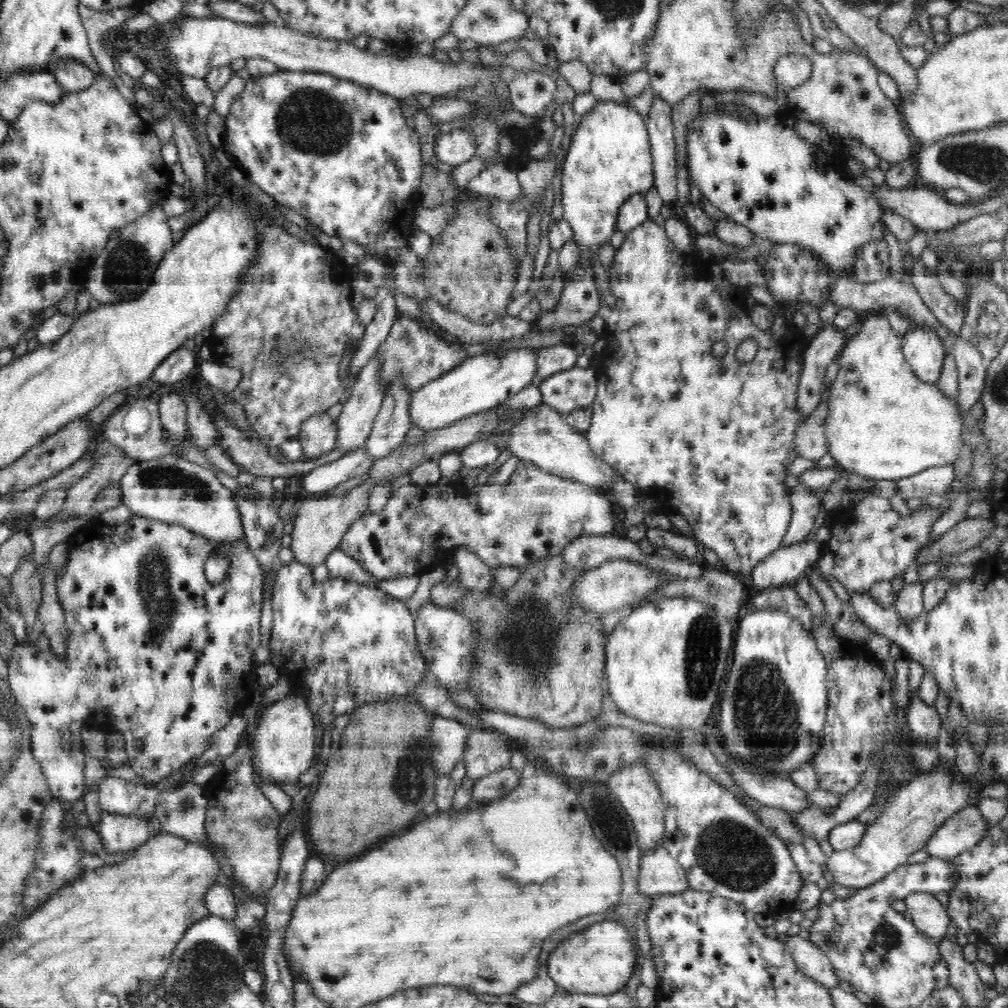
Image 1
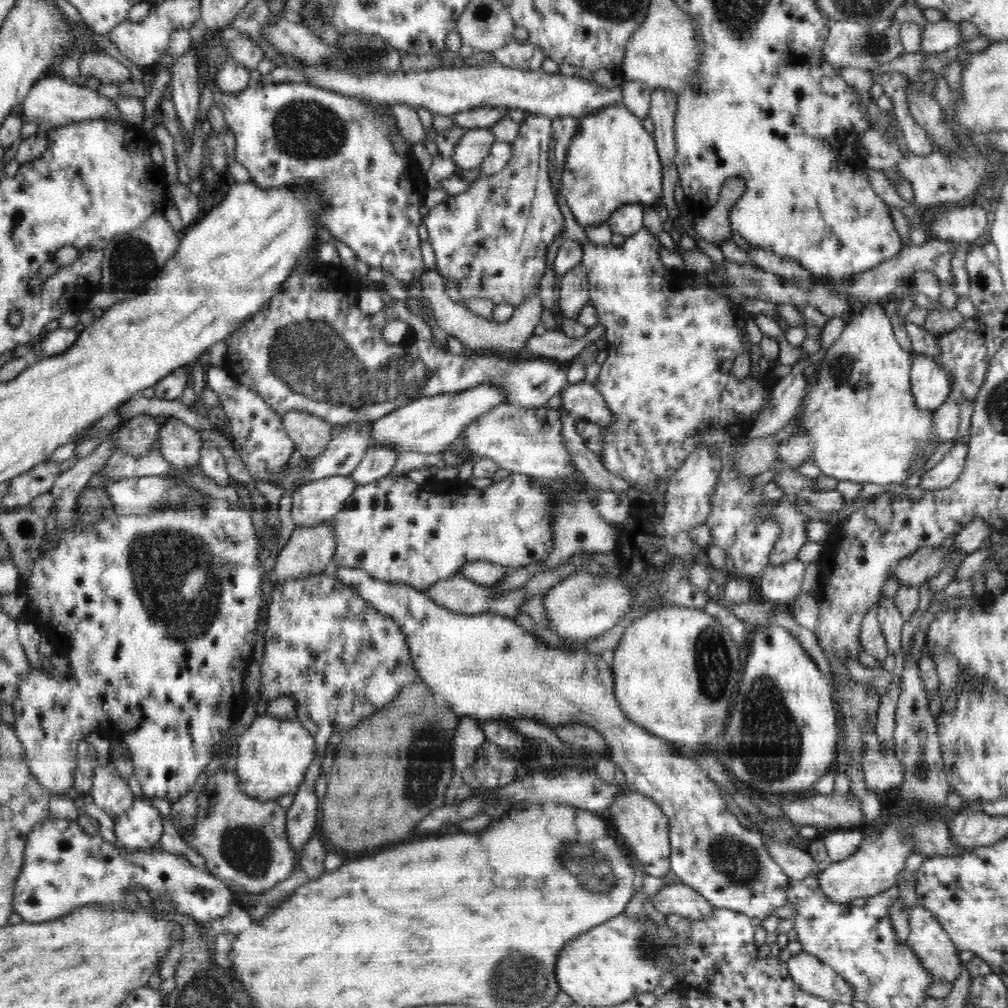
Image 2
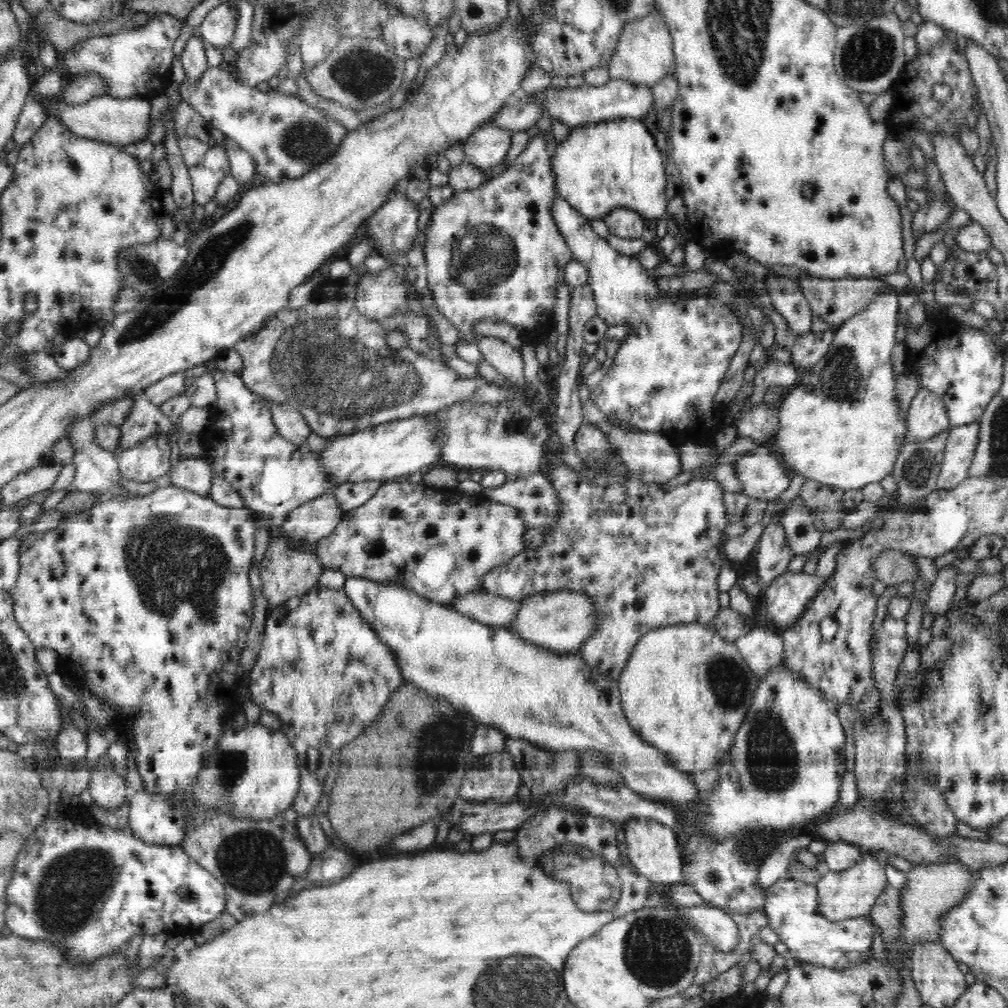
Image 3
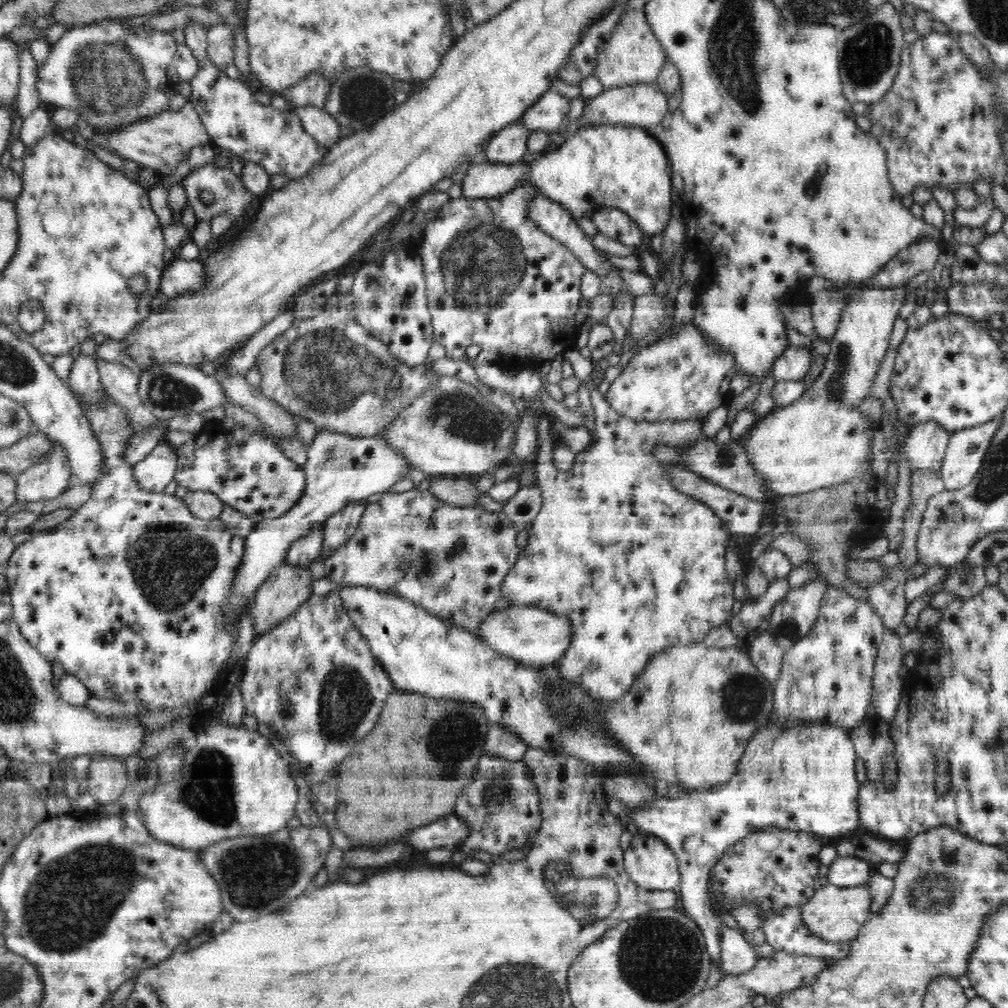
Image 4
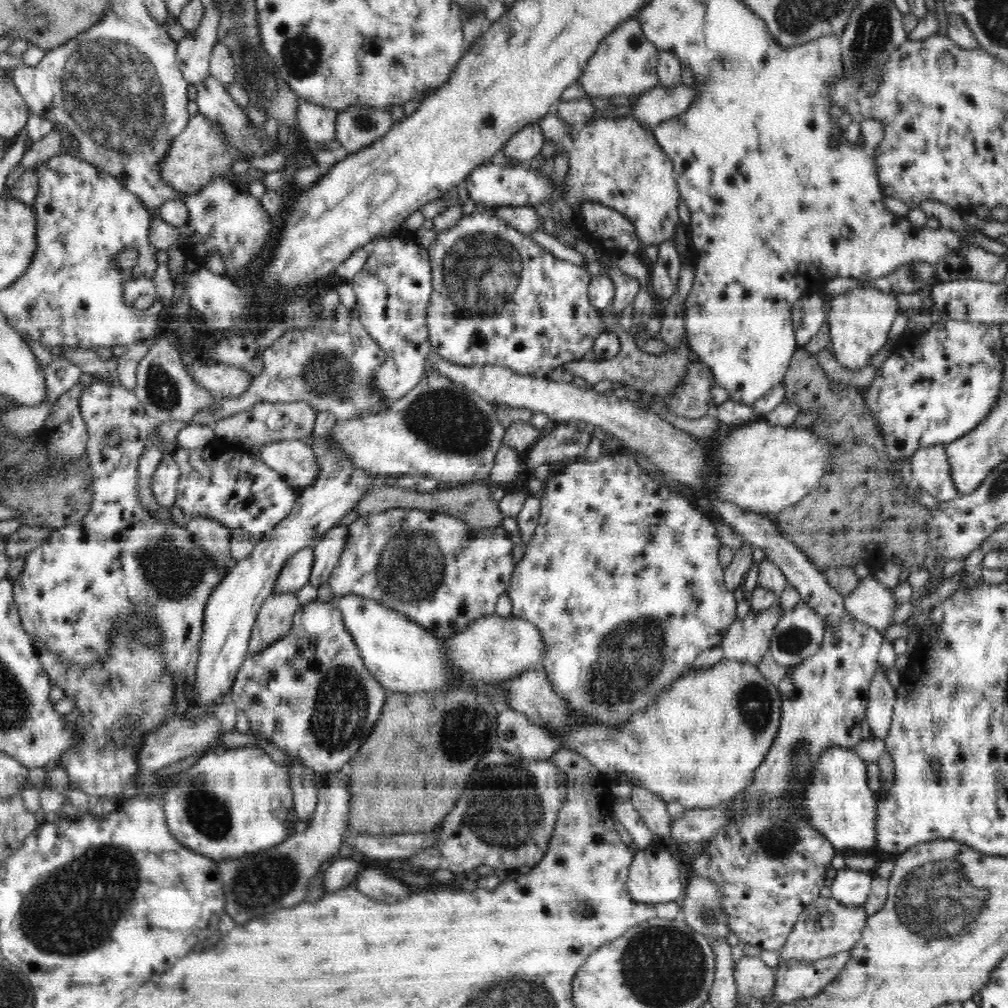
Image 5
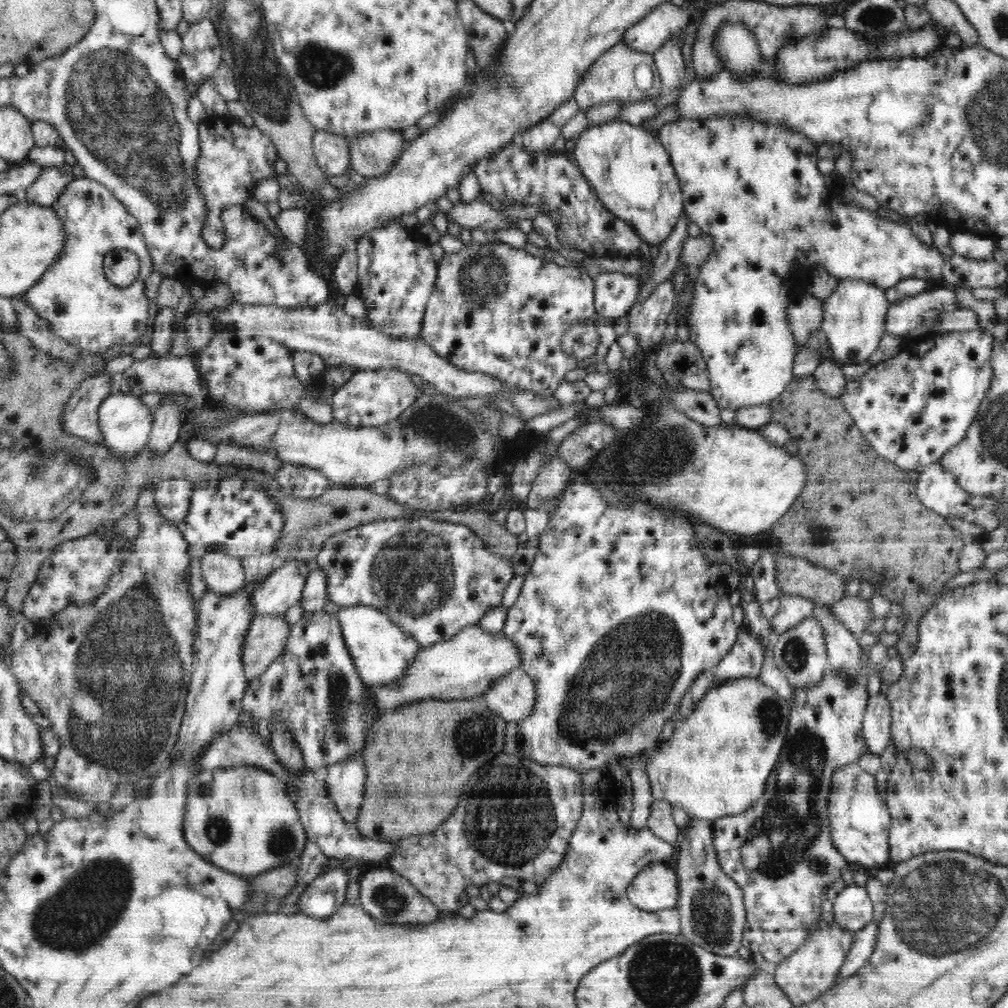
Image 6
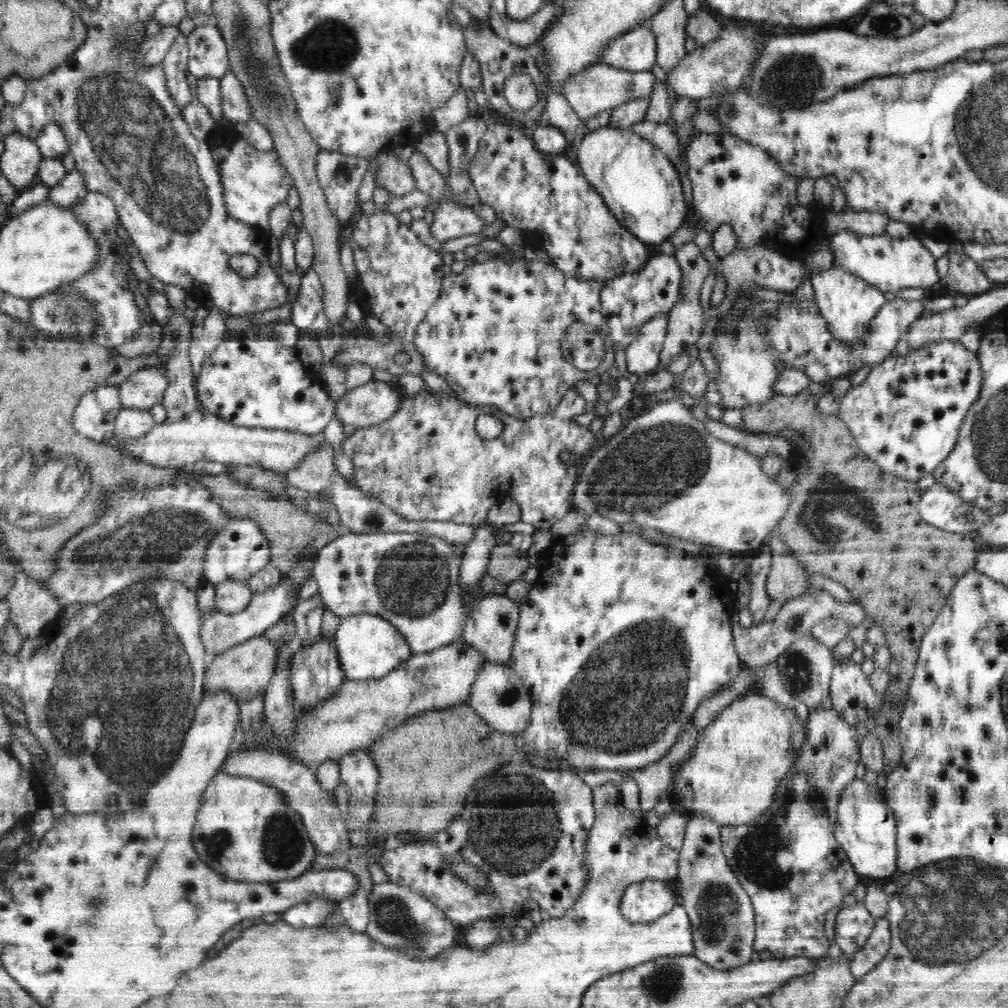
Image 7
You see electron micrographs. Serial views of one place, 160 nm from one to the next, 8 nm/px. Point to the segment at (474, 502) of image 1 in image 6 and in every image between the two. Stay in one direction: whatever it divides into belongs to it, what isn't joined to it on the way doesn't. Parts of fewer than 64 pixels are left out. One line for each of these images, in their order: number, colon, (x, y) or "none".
2: (398, 531)
3: (438, 542)
4: (451, 561)
5: (433, 568)
6: (432, 578)

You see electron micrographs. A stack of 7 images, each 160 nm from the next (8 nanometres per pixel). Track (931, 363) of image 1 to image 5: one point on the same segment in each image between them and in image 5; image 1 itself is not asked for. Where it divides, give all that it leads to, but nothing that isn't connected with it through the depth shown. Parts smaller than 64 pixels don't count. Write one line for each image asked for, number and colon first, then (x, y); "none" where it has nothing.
2: (930, 384)
3: (927, 416)
4: (926, 443)
5: (930, 468)

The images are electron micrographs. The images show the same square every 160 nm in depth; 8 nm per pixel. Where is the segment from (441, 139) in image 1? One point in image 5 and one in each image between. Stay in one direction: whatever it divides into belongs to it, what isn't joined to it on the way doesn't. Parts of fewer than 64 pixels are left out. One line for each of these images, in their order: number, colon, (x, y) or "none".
2: (475, 144)
3: (487, 146)
4: (509, 145)
5: (525, 145)

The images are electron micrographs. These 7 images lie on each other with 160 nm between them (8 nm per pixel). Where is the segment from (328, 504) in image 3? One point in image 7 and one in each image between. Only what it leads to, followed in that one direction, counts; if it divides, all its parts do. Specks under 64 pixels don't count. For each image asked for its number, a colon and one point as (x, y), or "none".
4: (304, 549)
5: (296, 573)
6: (283, 587)
7: (219, 631)

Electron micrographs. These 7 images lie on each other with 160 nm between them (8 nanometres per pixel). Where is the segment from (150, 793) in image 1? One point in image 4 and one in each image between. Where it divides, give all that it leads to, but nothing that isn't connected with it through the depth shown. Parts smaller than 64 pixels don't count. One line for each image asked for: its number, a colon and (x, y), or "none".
2: (111, 792)
3: (109, 790)
4: (107, 778)

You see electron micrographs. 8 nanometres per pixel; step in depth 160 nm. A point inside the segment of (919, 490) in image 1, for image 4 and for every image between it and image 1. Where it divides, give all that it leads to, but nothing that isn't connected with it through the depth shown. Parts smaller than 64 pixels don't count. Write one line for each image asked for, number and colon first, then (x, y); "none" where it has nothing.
2: (944, 473)
3: (962, 440)
4: (966, 450)

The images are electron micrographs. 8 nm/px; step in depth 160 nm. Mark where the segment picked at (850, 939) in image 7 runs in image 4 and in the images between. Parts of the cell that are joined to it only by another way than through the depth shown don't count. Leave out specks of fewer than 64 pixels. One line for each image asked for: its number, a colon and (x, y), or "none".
4: (847, 872)
5: (852, 888)
6: (853, 909)

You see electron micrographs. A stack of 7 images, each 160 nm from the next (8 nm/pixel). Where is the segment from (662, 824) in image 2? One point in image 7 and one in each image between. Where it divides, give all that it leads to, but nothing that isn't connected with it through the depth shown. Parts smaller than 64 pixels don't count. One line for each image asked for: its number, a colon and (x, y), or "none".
3: (651, 847)
4: (652, 865)
5: (654, 877)
6: (654, 889)
7: (643, 902)

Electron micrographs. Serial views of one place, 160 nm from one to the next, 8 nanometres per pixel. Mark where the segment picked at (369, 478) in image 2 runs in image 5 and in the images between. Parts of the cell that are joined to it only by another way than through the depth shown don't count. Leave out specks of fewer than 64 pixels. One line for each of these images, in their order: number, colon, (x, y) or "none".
3: (350, 494)
4: (339, 528)
5: (329, 548)

